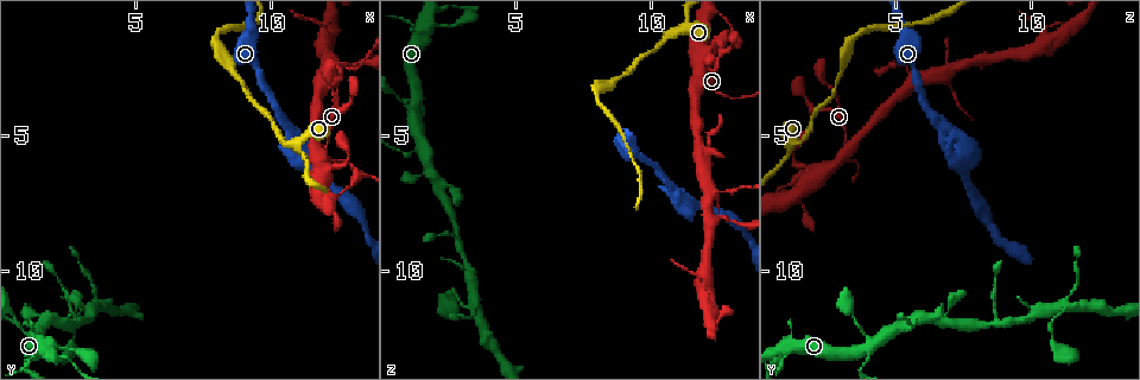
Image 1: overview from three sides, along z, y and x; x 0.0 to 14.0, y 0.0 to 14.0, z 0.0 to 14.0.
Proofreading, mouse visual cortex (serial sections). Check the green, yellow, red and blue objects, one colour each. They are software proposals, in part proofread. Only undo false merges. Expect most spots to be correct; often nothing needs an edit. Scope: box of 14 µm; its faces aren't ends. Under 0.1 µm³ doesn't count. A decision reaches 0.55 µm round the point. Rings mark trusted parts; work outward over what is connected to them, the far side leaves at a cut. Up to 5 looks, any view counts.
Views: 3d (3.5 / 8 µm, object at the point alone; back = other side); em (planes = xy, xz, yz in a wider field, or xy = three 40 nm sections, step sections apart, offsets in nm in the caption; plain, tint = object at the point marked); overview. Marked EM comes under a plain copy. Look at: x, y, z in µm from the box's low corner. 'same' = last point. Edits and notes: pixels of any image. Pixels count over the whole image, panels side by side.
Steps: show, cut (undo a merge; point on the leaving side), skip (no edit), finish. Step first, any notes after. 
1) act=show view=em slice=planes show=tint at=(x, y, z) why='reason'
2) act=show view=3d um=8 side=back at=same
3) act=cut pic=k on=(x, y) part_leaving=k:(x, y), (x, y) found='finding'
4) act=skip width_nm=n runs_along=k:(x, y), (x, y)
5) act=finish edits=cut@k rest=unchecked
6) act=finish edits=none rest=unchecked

act=show view=3d um=3.5 at=(11.9, 5.6, 3.1) why='four arms meet'

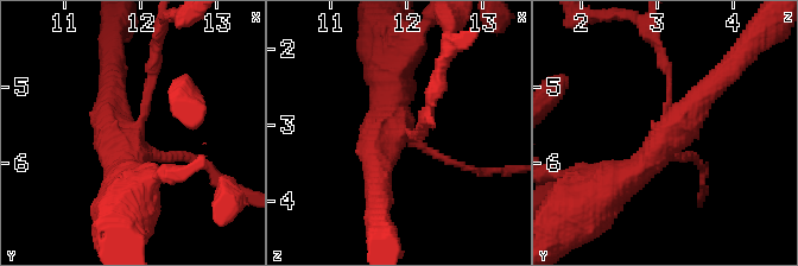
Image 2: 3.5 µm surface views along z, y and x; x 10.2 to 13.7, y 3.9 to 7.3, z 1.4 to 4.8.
act=show view=em slice=xy step=1 show=tint at=(11.90, 5.60, 3.15) arms=4 arm_widths_nm=100,100,350,450 why='shape alone is not enough'

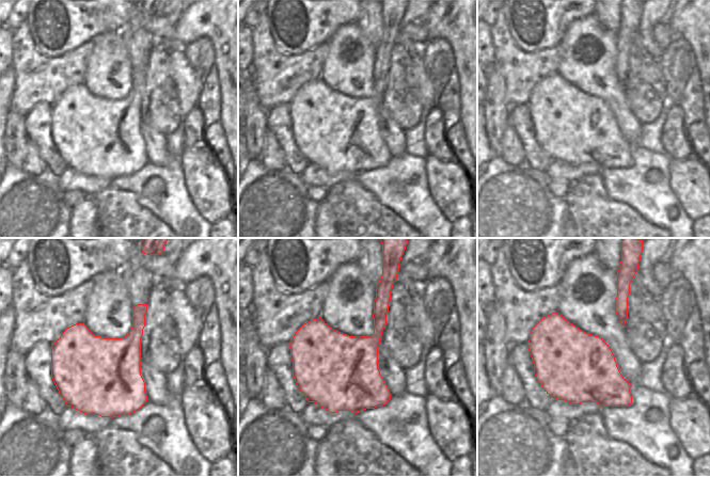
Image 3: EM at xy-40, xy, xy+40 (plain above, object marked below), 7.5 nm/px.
act=skip runs_along=2:(419, 133), (379, 151), (379, 188) found='one cell here'

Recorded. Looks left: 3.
act=show view=3d um=3.5 at=(10.6, 4.7, 6.8) why='a fork'

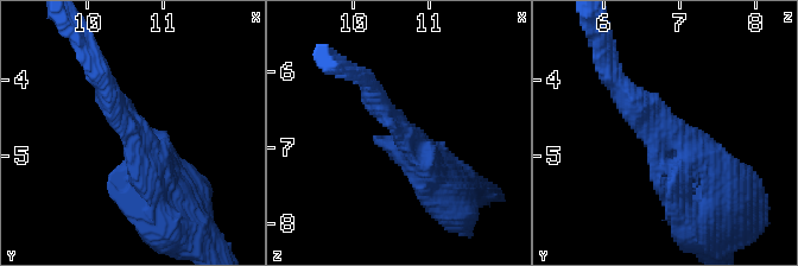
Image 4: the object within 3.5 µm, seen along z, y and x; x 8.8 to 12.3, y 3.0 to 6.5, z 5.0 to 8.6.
act=show view=em slice=xy step=5 show=tint at=(10.65, 4.70, 6.75) arms=3 arm_widths_nm=250,300,300

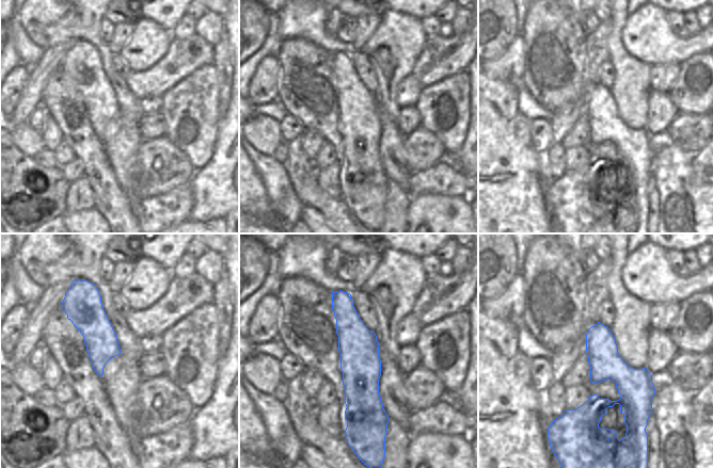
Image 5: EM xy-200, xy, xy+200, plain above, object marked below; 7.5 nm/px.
act=skip runs_along=5:(339, 293), (357, 343), (350, 423) found='one cell here'

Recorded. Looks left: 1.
act=finish edits=none rest=unchecked

